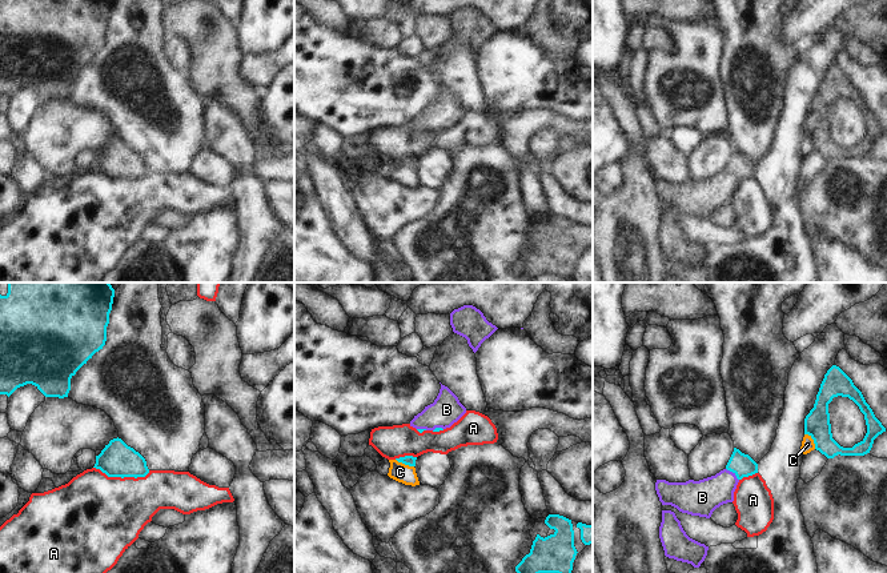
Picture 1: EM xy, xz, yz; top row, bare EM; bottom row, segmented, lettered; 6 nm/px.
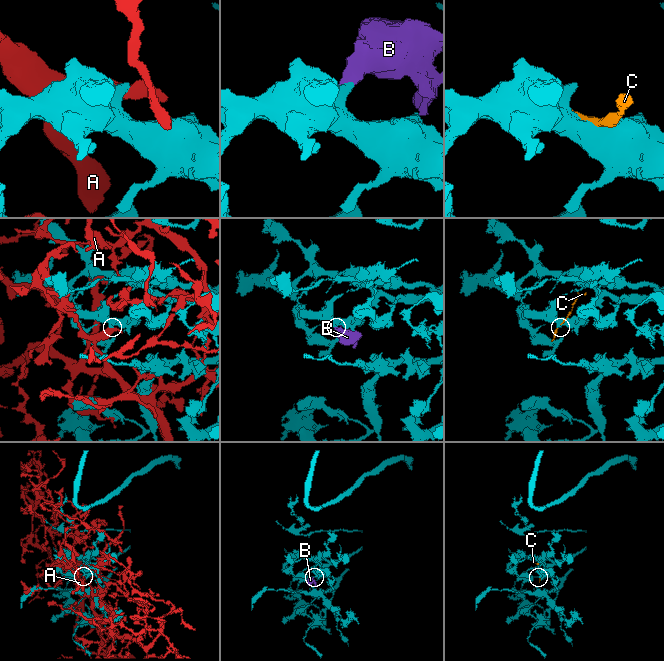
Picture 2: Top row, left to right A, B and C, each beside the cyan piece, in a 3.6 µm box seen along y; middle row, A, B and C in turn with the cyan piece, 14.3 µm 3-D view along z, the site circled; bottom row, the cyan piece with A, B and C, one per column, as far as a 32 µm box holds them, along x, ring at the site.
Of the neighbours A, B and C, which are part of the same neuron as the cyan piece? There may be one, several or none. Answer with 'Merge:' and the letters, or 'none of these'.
Merge: B

